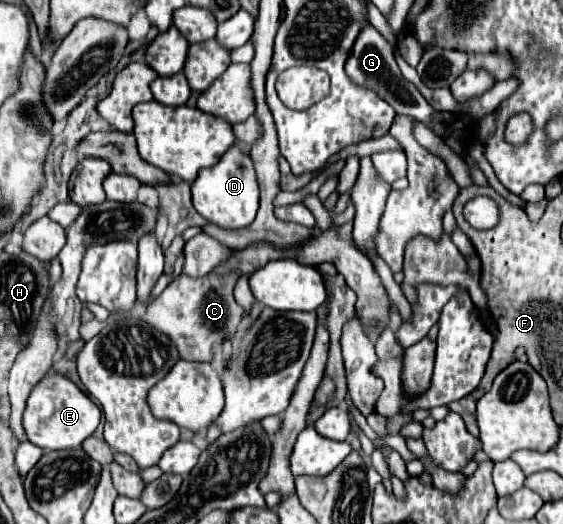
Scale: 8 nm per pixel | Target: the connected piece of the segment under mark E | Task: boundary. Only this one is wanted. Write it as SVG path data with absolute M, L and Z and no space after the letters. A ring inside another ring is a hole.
M52 370L36 384L24 410L24 430L28 434L28 440L42 448L44 452L80 446L86 438L94 434L98 424L100 424L98 406L74 382Z

